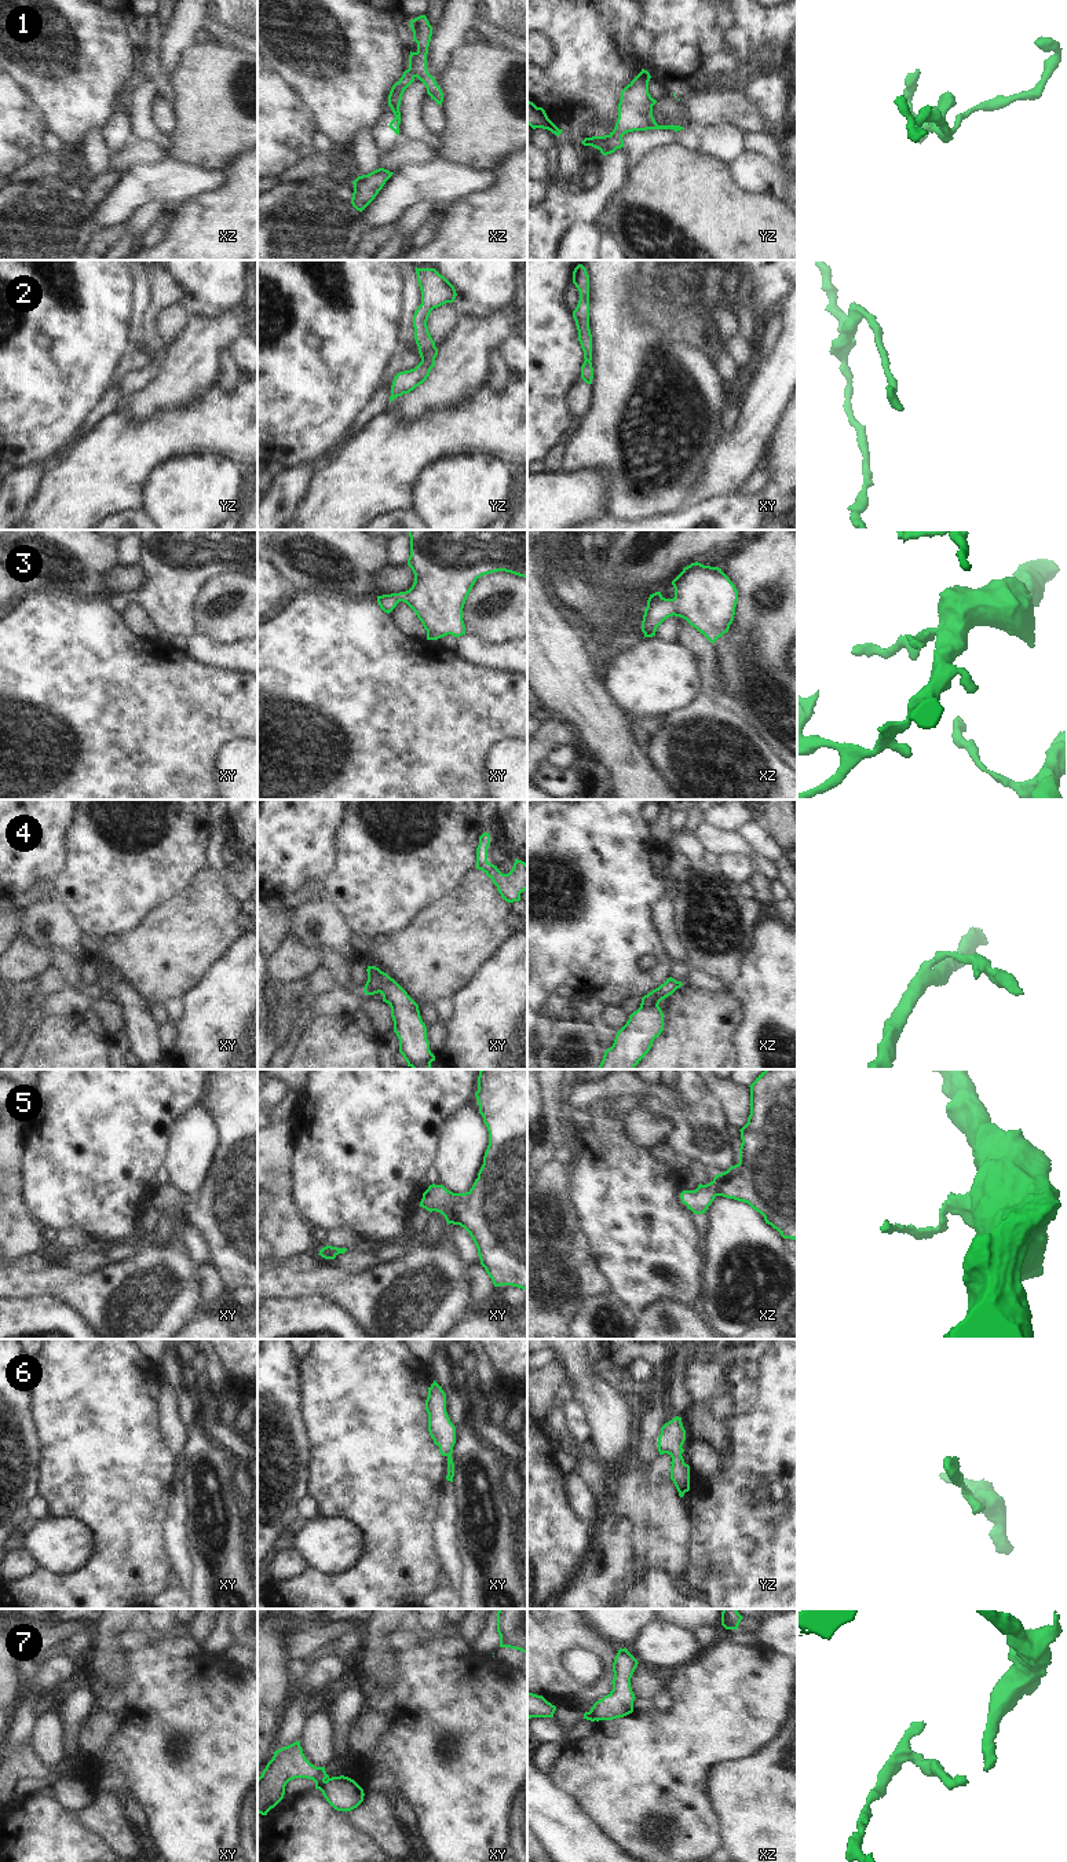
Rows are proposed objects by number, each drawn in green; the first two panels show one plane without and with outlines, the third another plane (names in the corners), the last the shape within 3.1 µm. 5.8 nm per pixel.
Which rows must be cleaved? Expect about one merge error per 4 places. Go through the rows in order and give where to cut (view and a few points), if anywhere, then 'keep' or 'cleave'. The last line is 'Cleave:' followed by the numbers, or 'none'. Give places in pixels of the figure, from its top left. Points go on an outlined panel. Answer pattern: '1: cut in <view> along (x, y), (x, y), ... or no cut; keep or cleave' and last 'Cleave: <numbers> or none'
1: no cut; keep
2: no cut; keep
3: no cut; keep
4: cut in xz along (657, 1005), (639, 1008); cleave
5: cut in xz along (740, 1163), (740, 1170), (734, 1175), (726, 1177), (715, 1195); cleave
6: no cut; keep
7: cut in xy along (325, 1781), (320, 1789); cleave
Cleave: 4, 5, 7

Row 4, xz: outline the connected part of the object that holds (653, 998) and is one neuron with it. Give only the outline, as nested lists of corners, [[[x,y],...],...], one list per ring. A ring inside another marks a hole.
[[[672,977],[666,978],[664,984],[642,998],[640,1009],[651,1009],[654,1006],[658,1006],[662,999],[672,995],[682,985],[682,981],[676,981]]]

